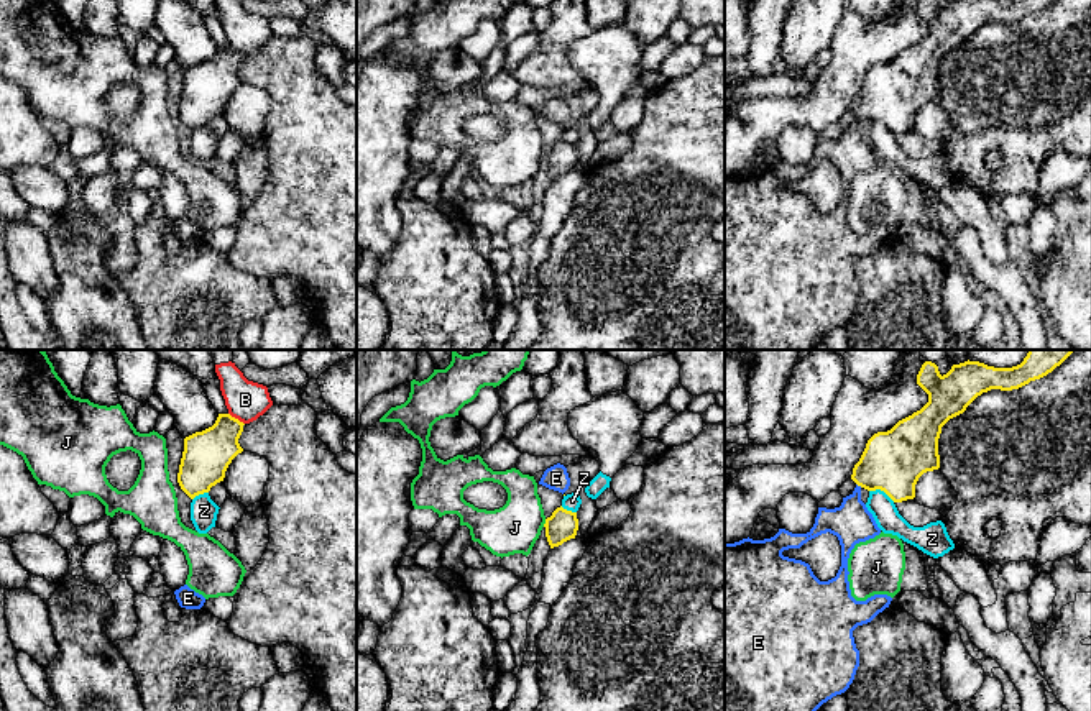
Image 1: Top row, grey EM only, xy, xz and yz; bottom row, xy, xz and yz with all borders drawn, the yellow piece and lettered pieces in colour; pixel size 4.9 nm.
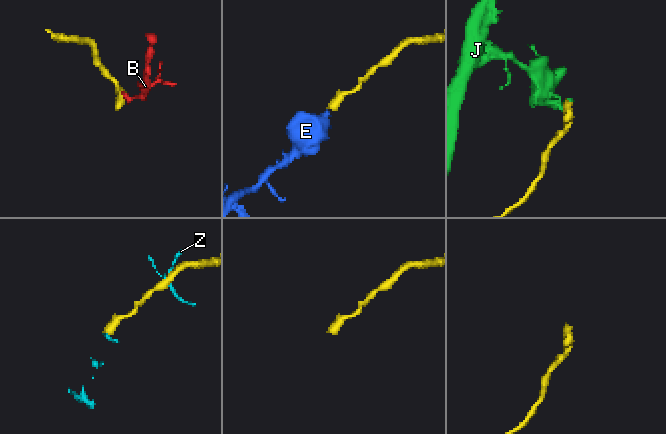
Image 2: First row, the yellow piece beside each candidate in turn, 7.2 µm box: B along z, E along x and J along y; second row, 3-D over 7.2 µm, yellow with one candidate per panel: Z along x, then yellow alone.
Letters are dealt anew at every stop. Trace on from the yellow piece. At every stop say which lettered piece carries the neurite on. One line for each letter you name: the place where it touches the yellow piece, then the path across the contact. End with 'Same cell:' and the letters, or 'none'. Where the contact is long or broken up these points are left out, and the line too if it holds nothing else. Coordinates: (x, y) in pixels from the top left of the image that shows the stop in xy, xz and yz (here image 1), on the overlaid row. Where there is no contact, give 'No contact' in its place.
E: Touches yellow at yz (860, 485). Path across: yz (893, 462), (874, 470), (860, 485), (853, 501), (851, 522)
Same cell: E

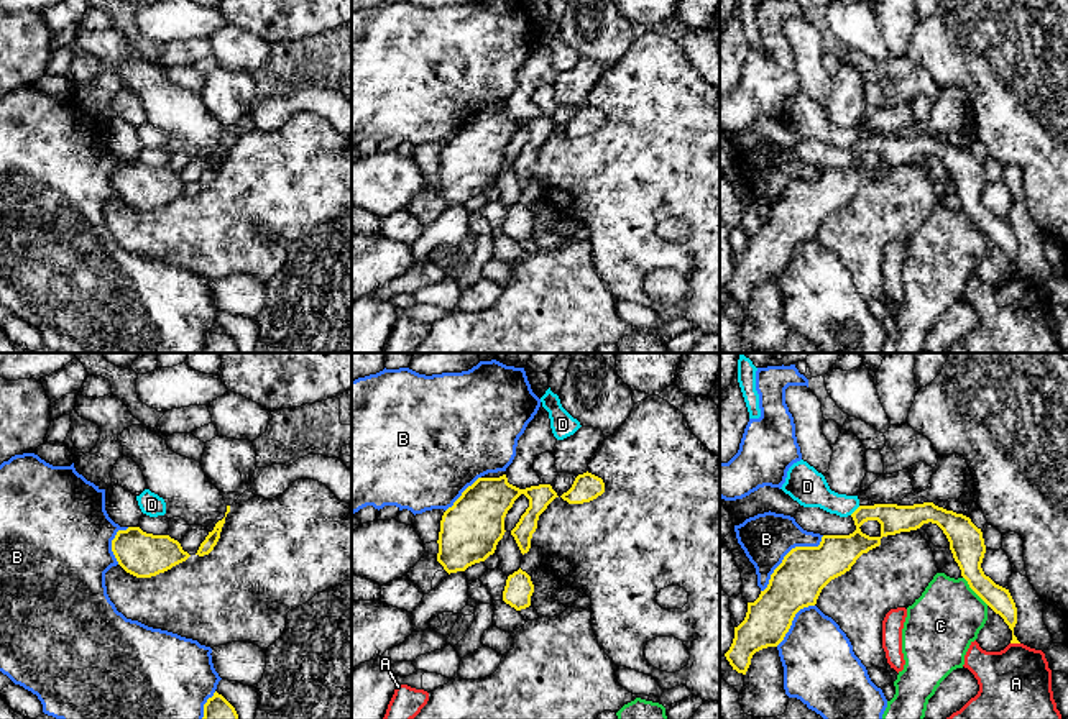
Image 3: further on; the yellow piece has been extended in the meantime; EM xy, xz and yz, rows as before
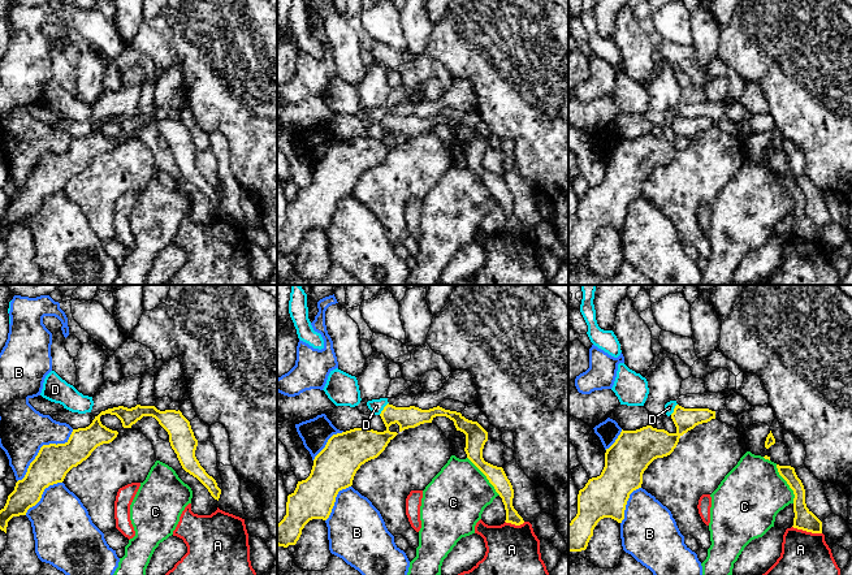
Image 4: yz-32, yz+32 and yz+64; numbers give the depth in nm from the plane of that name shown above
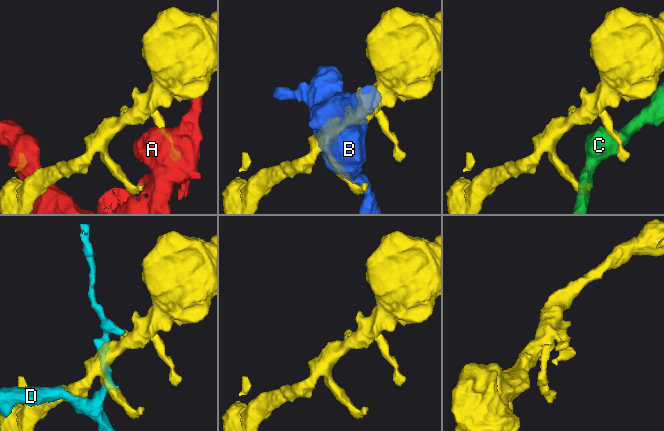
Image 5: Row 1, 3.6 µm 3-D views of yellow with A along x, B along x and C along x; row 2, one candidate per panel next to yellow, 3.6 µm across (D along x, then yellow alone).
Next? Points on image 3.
Same cell: none

